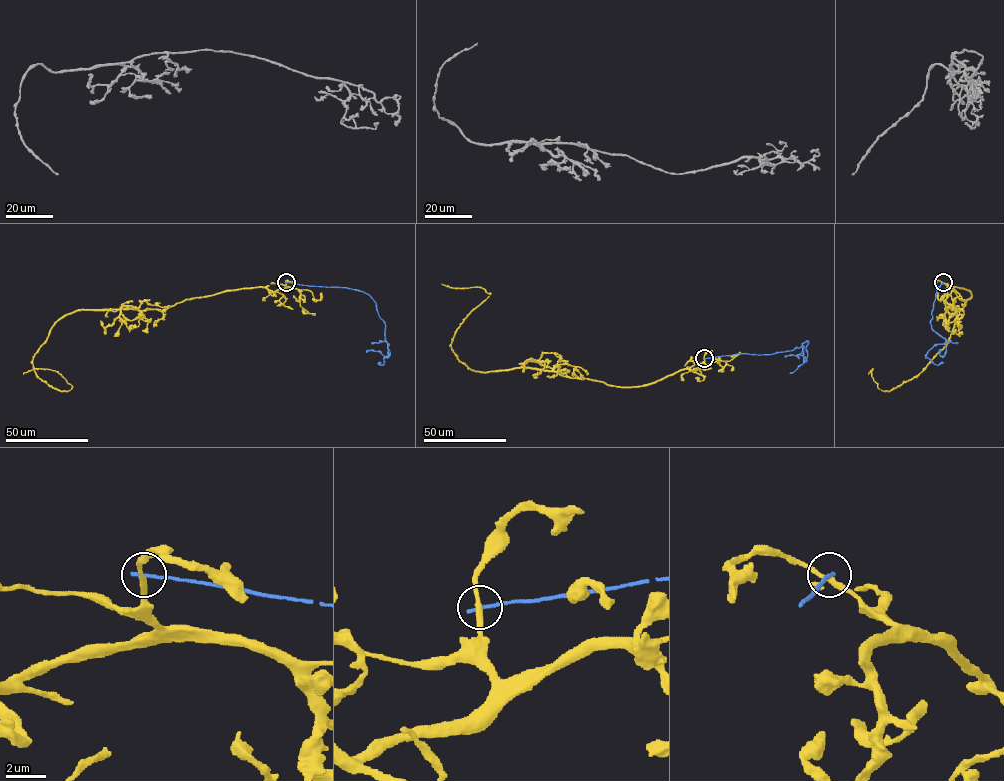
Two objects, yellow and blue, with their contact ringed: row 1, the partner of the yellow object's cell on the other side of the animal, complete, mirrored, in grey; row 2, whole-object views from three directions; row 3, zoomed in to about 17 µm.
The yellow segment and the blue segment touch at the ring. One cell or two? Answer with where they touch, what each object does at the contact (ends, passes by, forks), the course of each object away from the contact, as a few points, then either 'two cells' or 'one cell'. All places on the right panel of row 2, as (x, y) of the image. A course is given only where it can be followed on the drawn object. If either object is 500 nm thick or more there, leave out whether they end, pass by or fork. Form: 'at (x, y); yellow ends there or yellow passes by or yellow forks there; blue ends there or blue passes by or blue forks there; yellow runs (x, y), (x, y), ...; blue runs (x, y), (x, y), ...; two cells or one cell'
at (943, 282); yellow passes by; blue ends there; yellow runs (943, 282), (971, 295), (952, 309), (947, 344), (889, 391), (873, 368), (868, 374); blue runs (943, 282), (936, 293), (930, 323), (945, 342), (935, 344), (926, 355), (934, 364), (943, 362); two cells

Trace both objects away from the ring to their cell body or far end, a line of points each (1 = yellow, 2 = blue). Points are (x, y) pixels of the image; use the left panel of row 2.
1: (286, 282), (164, 309), (75, 310), (32, 360), (41, 379), (71, 389), (54, 370), (23, 374)
2: (286, 282), (367, 293), (385, 325), (389, 344), (390, 354), (383, 364), (380, 362)

